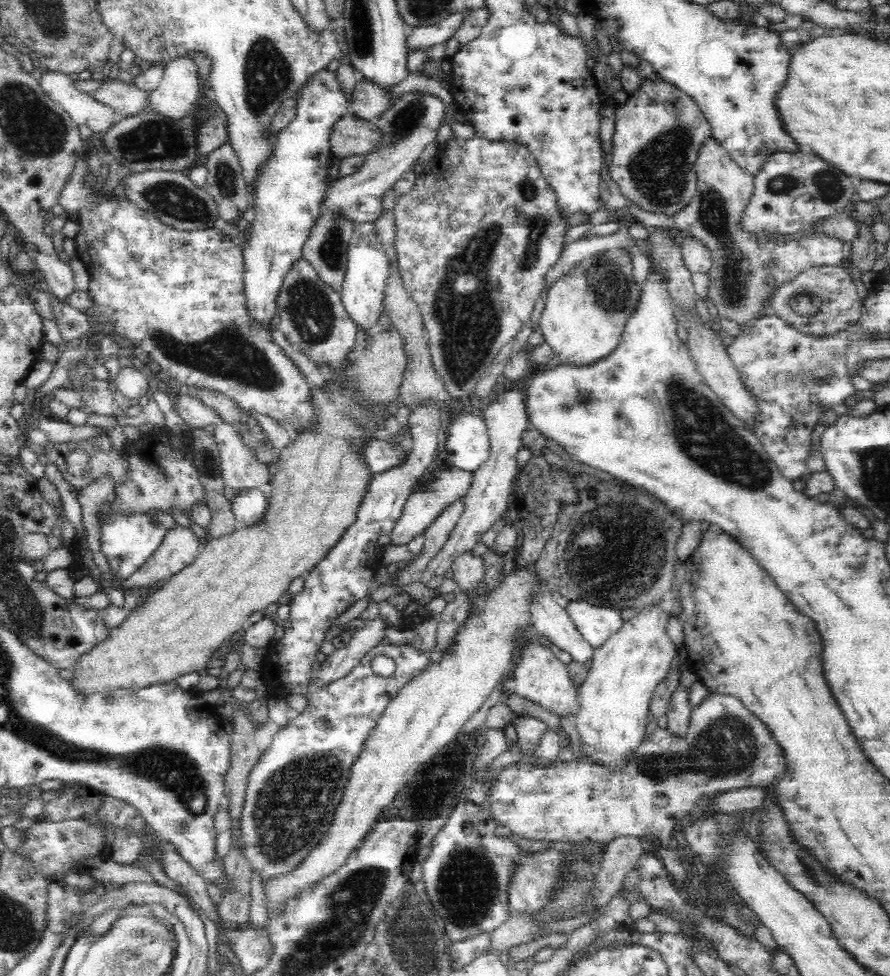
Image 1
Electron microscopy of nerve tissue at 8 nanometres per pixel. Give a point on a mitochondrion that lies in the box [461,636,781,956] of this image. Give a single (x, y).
(726, 746)

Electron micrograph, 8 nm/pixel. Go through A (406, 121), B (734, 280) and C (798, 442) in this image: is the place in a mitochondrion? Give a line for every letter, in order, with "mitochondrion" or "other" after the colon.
A: mitochondrion
B: mitochondrion
C: other

